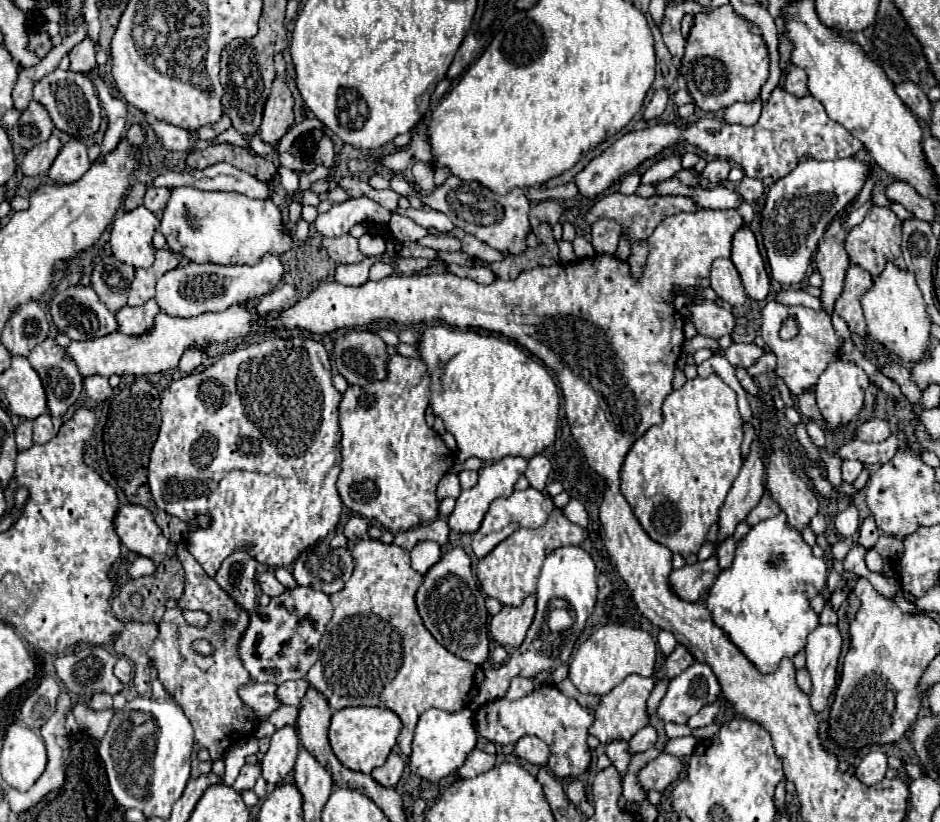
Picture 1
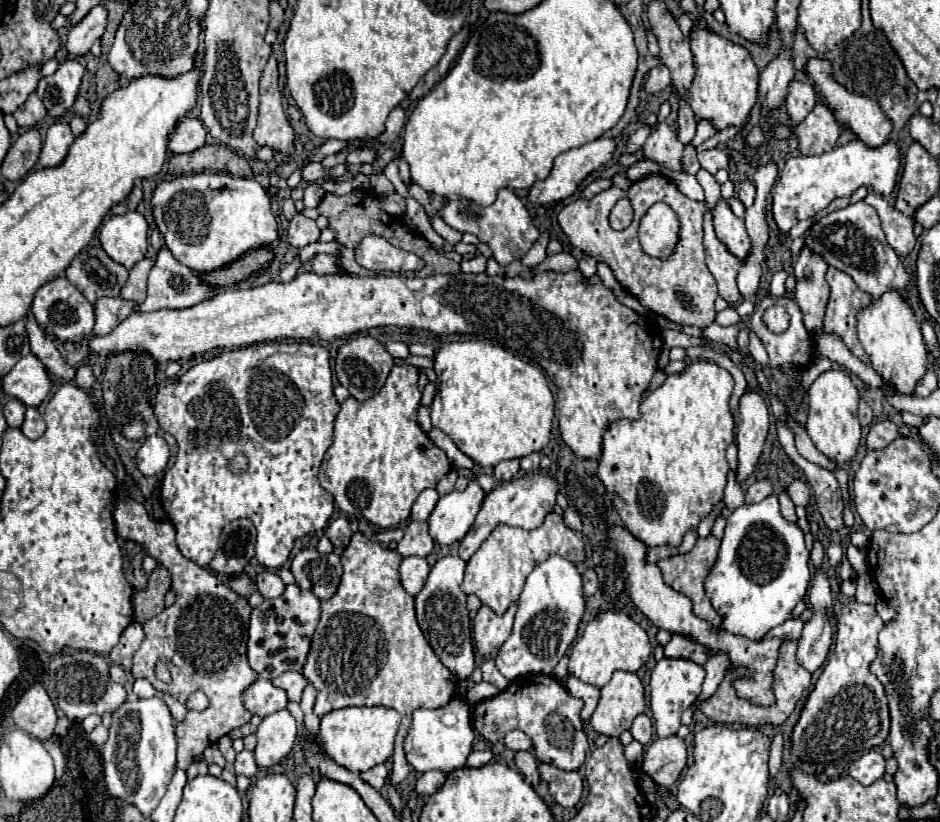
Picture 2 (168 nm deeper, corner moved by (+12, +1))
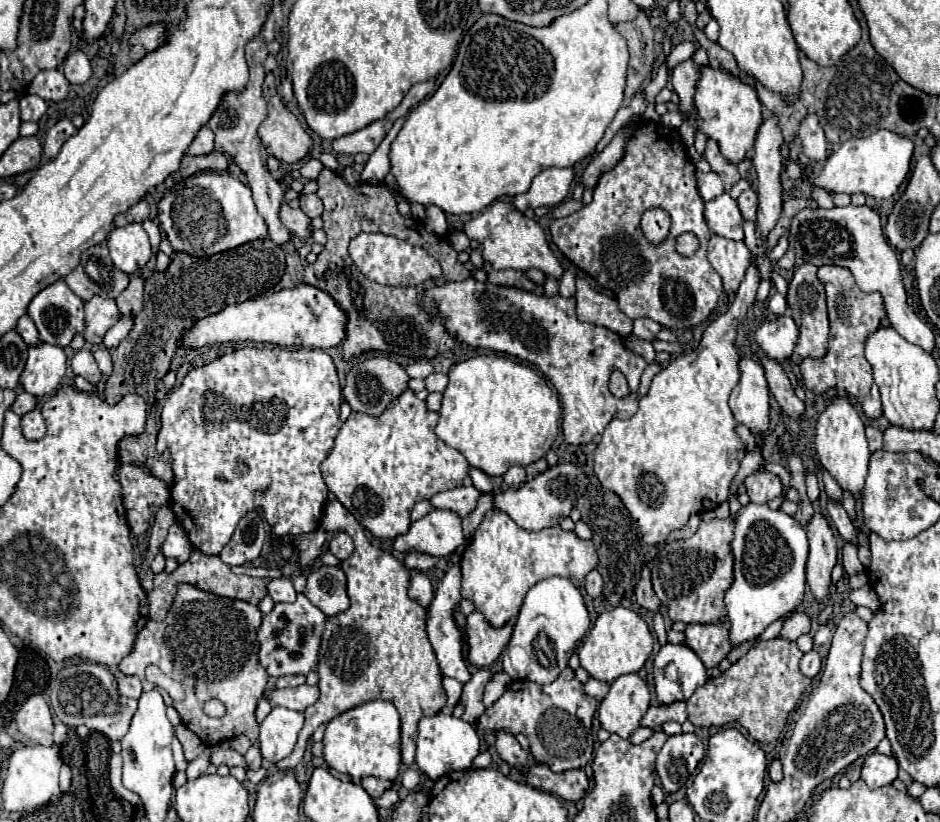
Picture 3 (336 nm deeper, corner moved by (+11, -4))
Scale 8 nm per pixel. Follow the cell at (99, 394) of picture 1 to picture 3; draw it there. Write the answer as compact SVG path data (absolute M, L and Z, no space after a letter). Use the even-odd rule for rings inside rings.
M83 349L77 351L71 361L71 367L73 367L75 375L85 377L89 383L99 383L99 379L101 379L101 371L97 369L97 363L95 363L91 351L83 351Z

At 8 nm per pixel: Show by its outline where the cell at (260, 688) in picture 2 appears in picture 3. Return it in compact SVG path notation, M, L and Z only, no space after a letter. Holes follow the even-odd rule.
M307 683L295 689L269 687L265 689L265 697L275 707L289 707L293 711L305 711L309 705L313 705L319 699L319 689L309 687Z

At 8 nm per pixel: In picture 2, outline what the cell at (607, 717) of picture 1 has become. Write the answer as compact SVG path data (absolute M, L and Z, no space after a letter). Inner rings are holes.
M616 672L600 692L598 706L590 720L598 734L620 736L646 708L644 686L632 672Z

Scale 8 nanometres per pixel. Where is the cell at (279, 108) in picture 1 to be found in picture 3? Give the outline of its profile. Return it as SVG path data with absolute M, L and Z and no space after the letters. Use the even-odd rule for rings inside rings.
M273 73L265 75L263 95L265 95L269 113L259 127L259 137L267 153L283 163L301 161L311 149L311 137L301 127L297 117L291 111L287 111L285 105L281 103L275 89Z

